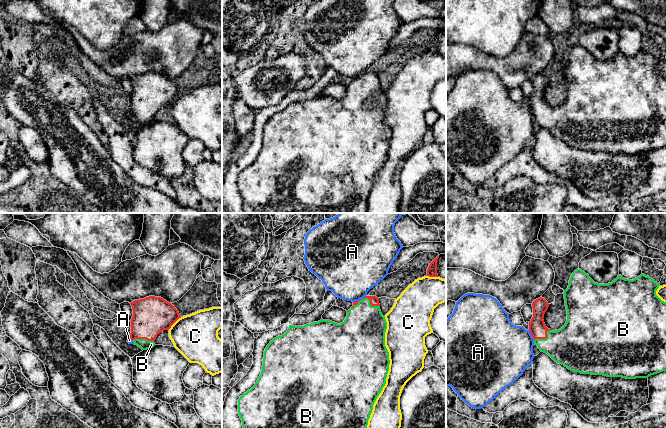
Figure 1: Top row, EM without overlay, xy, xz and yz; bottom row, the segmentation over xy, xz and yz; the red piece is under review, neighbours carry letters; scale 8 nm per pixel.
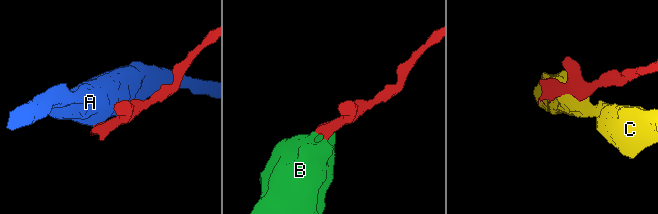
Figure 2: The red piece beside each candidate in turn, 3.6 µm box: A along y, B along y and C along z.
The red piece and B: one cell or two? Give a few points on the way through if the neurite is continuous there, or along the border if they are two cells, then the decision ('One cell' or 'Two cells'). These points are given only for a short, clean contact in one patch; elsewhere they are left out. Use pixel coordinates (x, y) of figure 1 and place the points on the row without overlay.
One cell

